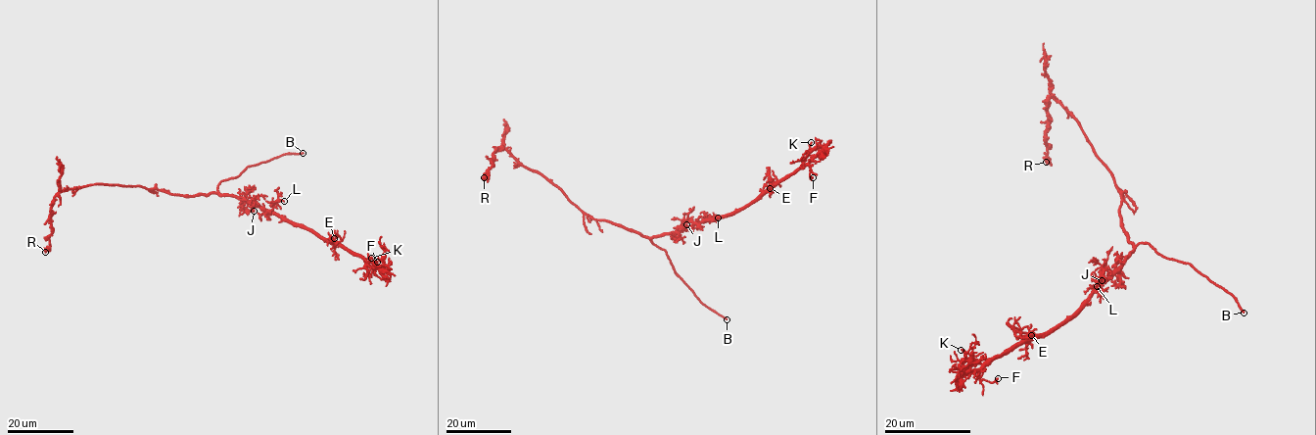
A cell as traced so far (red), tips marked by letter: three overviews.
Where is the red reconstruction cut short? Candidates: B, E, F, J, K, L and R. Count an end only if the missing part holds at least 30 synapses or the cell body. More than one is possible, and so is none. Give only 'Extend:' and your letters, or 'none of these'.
Extend: B

